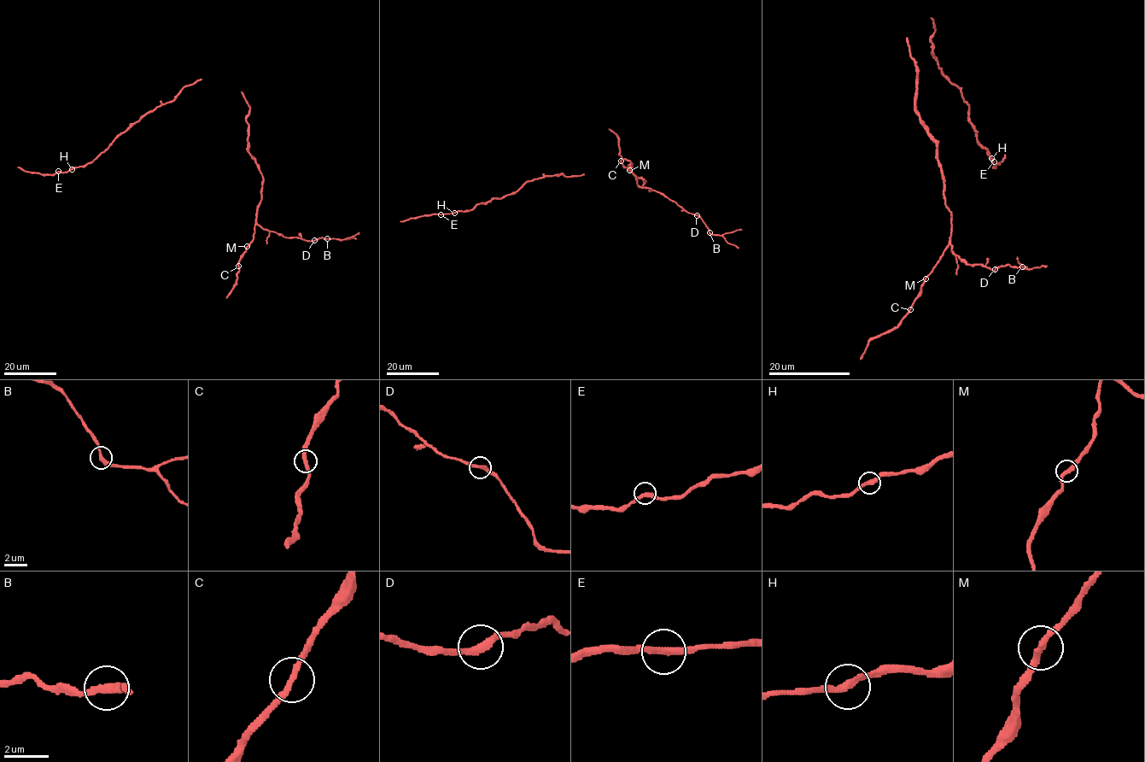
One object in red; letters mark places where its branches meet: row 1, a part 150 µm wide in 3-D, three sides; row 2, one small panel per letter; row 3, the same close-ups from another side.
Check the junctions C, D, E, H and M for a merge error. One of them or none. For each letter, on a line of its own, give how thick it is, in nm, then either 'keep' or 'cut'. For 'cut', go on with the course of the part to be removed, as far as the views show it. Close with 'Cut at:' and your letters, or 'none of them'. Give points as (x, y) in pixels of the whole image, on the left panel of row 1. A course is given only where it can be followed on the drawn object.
C: 280 nm thick; keep
D: 320 nm thick; keep
E: 320 nm thick; keep
H: 320 nm thick; keep
M: 320 nm thick; keep
Cut at: none of them

